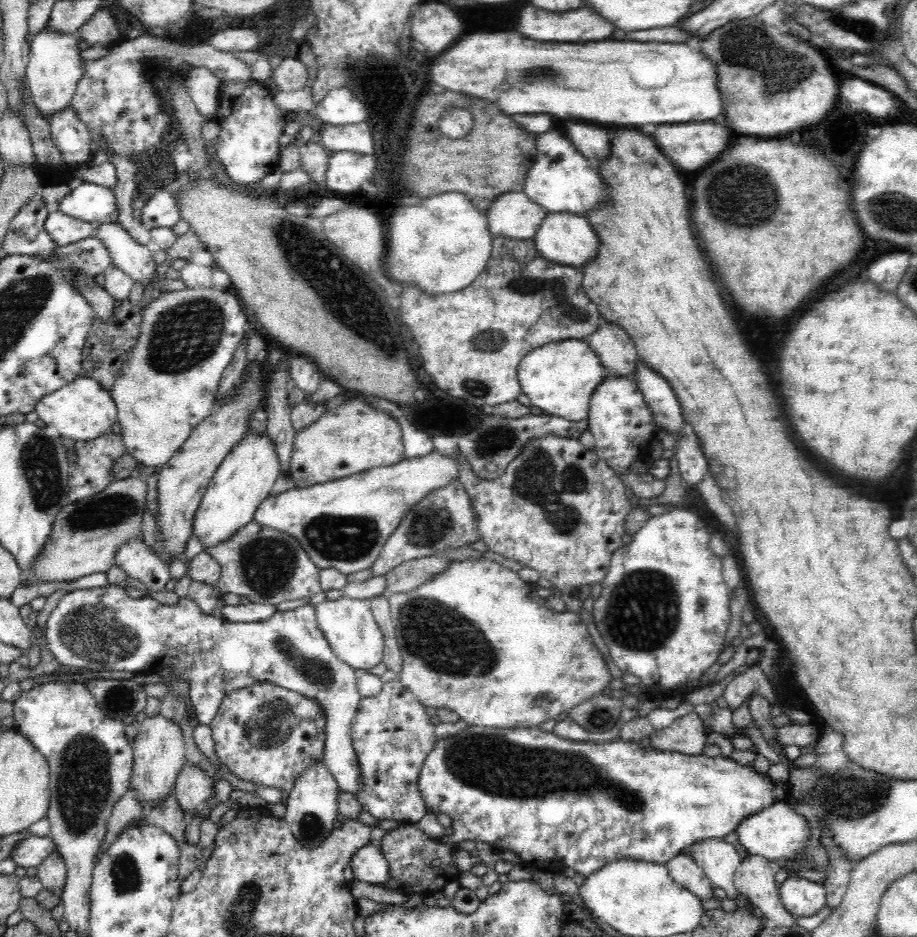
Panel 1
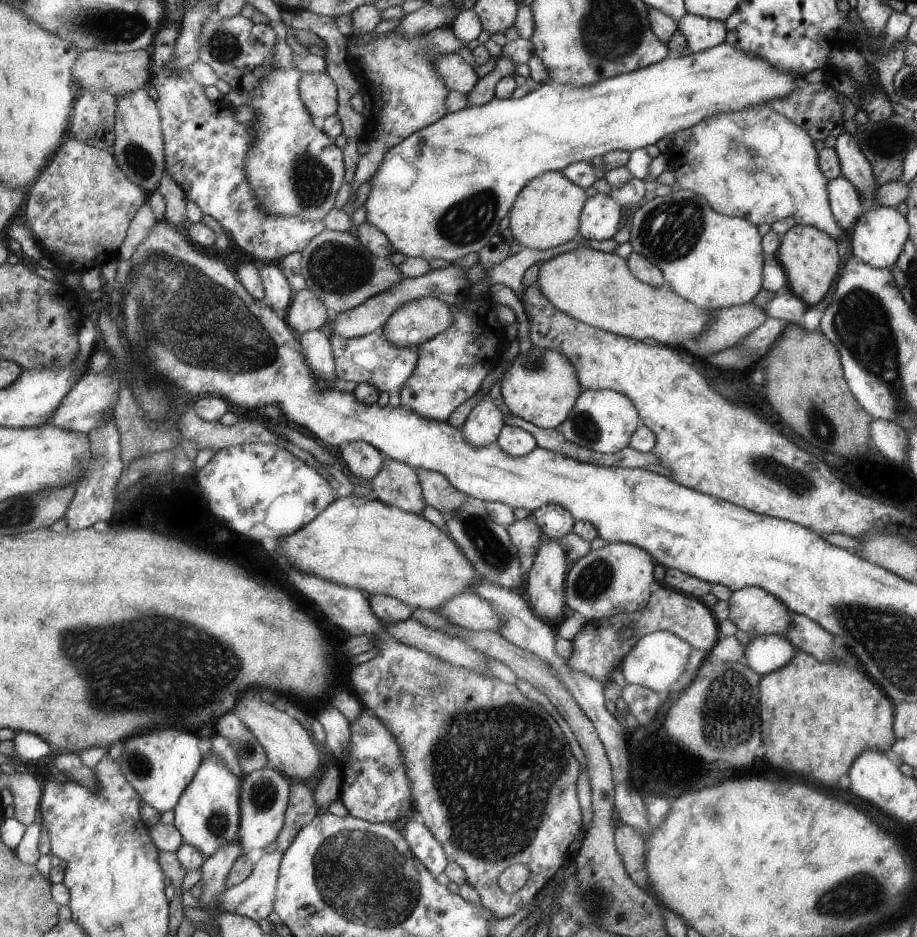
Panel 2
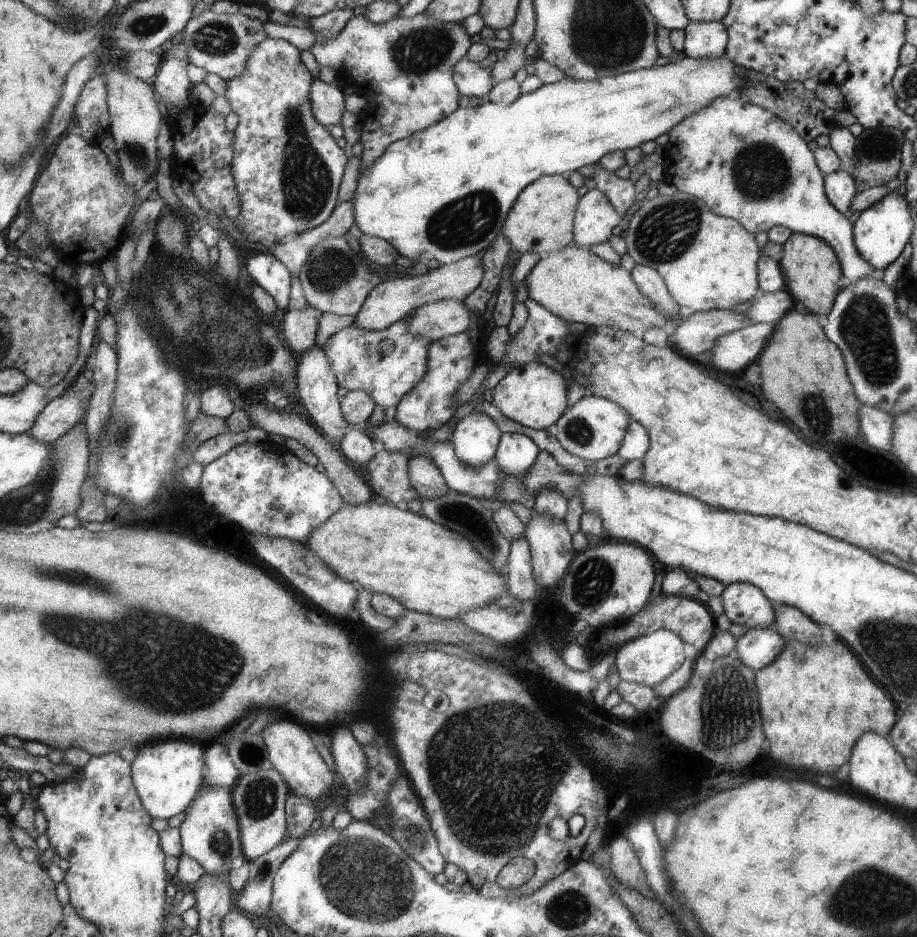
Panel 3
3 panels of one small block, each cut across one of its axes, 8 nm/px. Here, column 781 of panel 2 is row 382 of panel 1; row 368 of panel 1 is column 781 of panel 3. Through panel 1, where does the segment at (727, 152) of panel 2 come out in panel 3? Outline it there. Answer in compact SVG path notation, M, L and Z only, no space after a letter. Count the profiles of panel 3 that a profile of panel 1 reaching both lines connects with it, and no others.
M738 95L714 100L702 111L671 128L667 134L669 140L664 146L664 179L672 181L678 191L701 198L713 213L739 221L753 235L768 232L780 225L789 228L792 233L809 234L827 241L838 253L846 282L874 277L878 270L860 256L855 245L852 222L828 200L826 176L819 168L815 153L790 124Z

